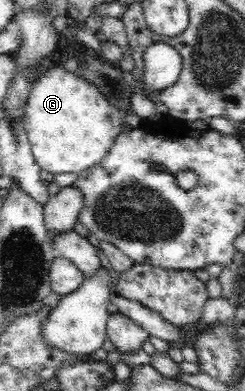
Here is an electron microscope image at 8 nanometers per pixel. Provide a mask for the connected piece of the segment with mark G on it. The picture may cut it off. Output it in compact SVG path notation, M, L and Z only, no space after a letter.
M56 65L39 73L24 106L22 121L35 162L41 170L56 176L67 172L78 174L101 161L107 155L107 151L111 149L115 137L119 135L121 125L128 120L122 112L111 105L95 84L91 84L87 78L83 78L75 72L68 71L64 65Z

